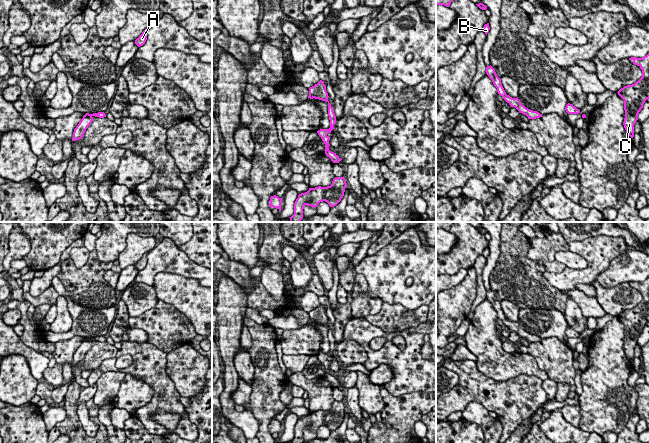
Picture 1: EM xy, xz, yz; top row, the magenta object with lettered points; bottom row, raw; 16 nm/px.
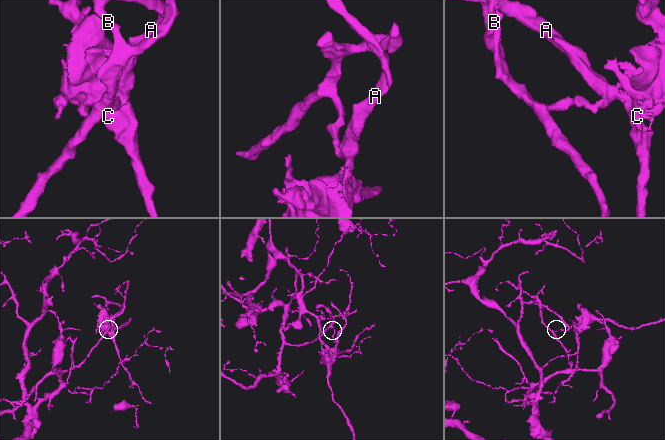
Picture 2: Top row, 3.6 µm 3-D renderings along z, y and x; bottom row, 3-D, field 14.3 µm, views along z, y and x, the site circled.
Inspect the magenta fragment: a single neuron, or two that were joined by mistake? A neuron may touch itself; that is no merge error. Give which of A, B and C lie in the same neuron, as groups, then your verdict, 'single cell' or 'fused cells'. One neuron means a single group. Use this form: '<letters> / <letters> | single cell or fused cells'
A C / B | fused cells

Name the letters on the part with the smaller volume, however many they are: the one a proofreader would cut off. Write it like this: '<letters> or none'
A, C

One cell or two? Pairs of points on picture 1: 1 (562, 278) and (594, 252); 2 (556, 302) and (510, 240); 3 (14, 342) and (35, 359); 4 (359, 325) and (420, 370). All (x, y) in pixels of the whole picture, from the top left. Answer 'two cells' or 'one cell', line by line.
1: one cell
2: one cell
3: one cell
4: one cell

